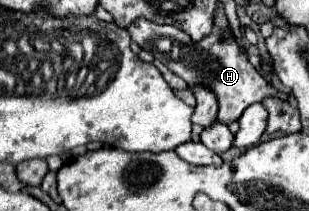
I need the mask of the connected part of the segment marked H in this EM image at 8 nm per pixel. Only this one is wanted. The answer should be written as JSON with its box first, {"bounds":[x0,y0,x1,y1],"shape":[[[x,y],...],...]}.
{"bounds":[126,17,288,123],"shape":[[[144,17],[136,19],[130,27],[126,27],[132,41],[138,43],[144,51],[152,53],[158,61],[162,61],[166,67],[170,67],[178,77],[182,77],[190,87],[194,85],[206,85],[210,87],[218,97],[218,119],[222,123],[238,121],[244,109],[252,103],[260,103],[264,97],[276,95],[282,100],[287,100],[288,95],[278,91],[274,85],[270,85],[248,61],[248,55],[240,51],[236,39],[230,33],[220,33],[216,27],[212,29],[210,37],[202,39],[200,43],[194,43],[186,33],[182,33],[178,27],[170,25],[158,25]]]}

